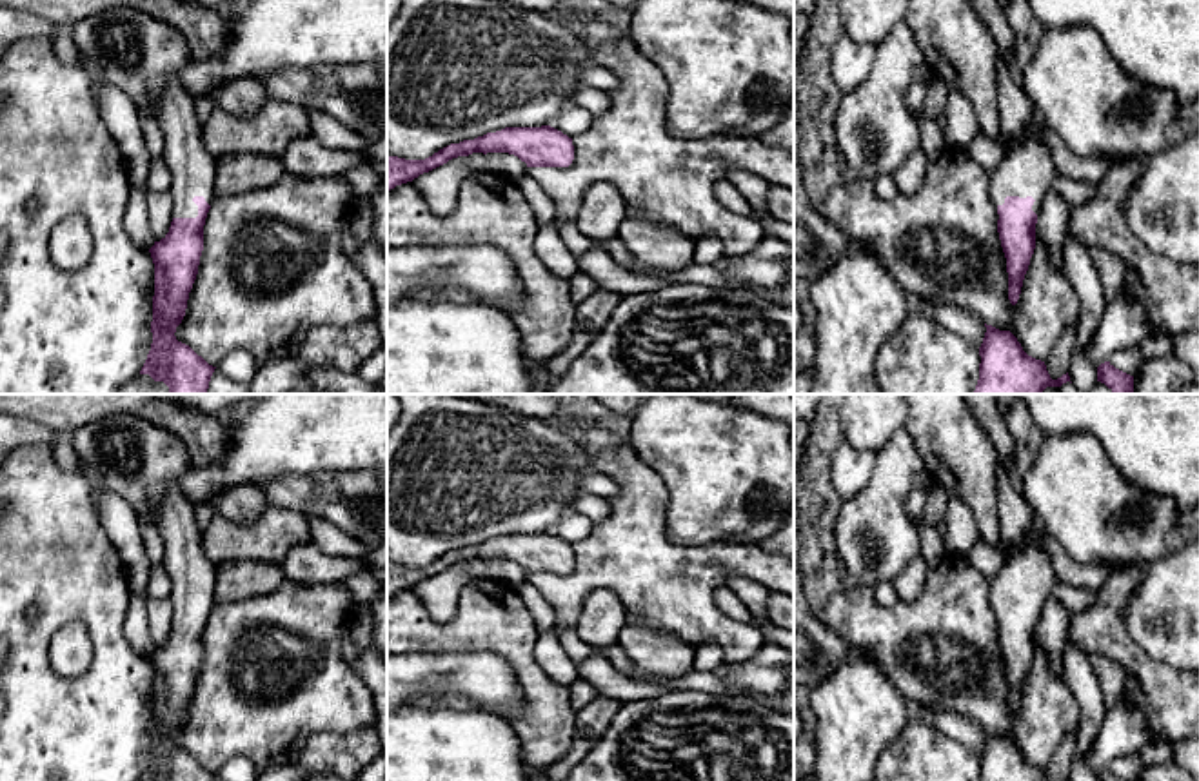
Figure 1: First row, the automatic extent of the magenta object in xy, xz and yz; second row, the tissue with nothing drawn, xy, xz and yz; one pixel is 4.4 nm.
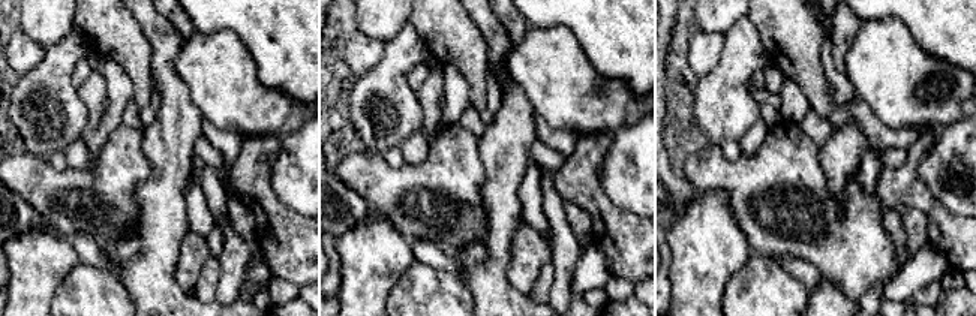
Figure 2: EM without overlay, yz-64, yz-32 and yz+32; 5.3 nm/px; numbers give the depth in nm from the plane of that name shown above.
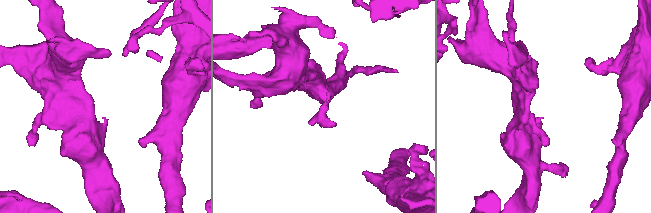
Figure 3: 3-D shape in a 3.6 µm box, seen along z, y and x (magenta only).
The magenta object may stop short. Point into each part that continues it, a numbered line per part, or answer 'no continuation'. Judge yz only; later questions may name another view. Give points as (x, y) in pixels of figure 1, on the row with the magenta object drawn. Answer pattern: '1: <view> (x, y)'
1: yz (1027, 169)

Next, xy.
1: xy (193, 171)

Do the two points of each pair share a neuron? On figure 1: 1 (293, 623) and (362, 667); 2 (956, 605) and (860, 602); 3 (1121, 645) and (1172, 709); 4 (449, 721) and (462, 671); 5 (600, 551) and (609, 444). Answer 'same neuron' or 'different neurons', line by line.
1: different neurons
2: same neuron
3: same neuron
4: different neurons
5: same neuron

